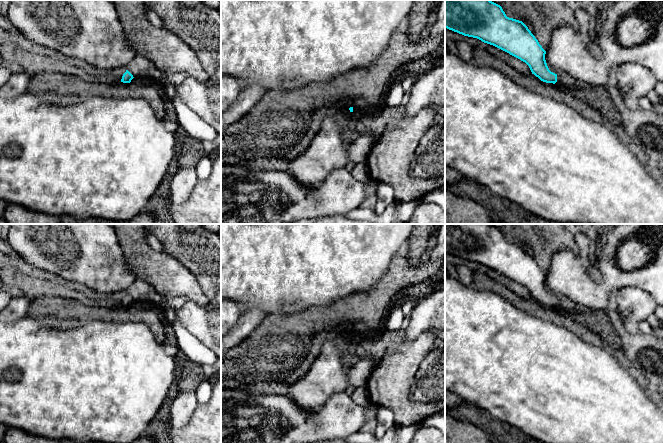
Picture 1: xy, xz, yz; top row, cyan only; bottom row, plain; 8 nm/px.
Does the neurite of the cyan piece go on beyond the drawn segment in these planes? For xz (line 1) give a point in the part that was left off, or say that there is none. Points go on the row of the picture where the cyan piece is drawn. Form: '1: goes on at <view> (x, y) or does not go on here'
1: does not go on here

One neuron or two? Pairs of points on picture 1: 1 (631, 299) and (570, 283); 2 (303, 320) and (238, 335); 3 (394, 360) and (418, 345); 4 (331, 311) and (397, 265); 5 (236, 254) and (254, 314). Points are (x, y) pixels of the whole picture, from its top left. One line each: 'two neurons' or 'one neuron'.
1: two neurons
2: two neurons
3: one neuron
4: one neuron
5: two neurons

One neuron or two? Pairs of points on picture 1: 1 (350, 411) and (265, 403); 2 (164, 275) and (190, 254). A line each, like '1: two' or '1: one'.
1: one
2: two

